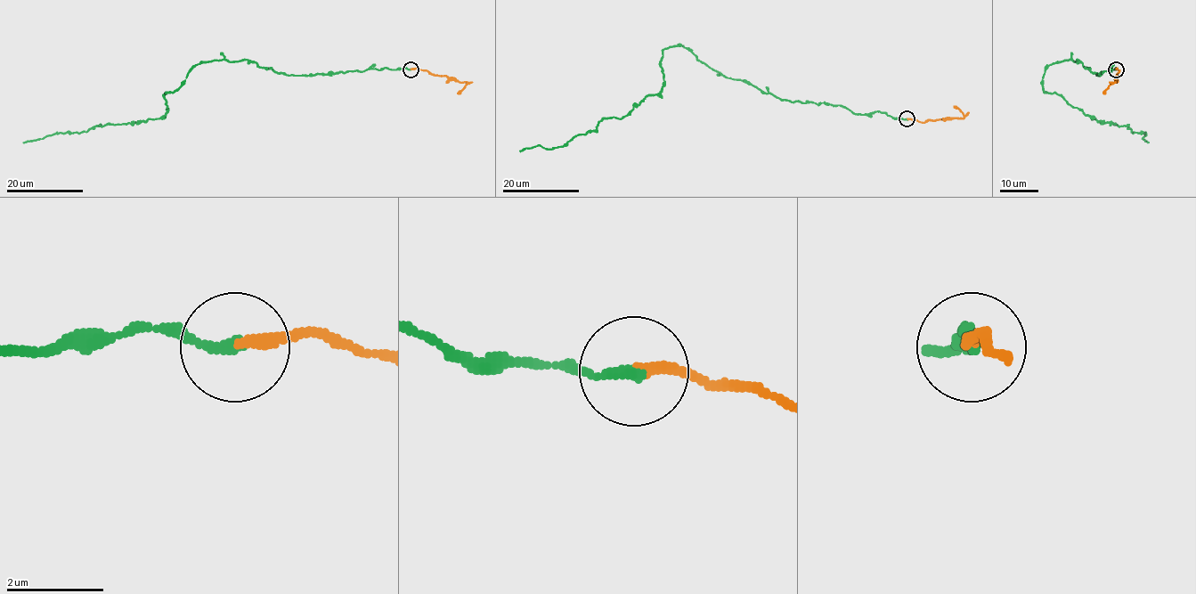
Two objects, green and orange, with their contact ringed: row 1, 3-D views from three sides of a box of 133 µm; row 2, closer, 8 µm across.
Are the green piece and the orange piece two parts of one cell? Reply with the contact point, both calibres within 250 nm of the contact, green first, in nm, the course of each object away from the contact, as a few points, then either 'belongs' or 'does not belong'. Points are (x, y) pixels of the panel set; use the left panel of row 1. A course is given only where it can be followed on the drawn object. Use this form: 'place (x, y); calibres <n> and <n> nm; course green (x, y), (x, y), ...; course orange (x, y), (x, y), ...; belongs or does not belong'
place (410, 69); calibres 240 and 240 nm; course green (410, 69), (287, 75), (245, 60), (202, 61), (173, 92), (164, 94), (167, 111), (160, 117), (23, 142); course orange (411, 69), (419, 69), (466, 82), (458, 93); belongs

